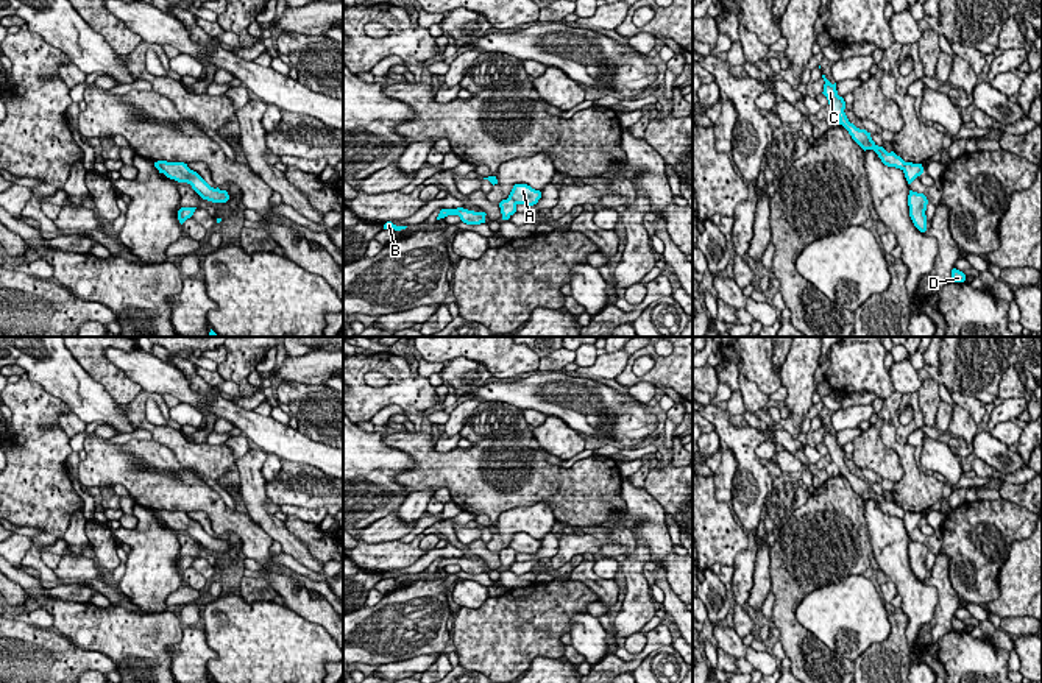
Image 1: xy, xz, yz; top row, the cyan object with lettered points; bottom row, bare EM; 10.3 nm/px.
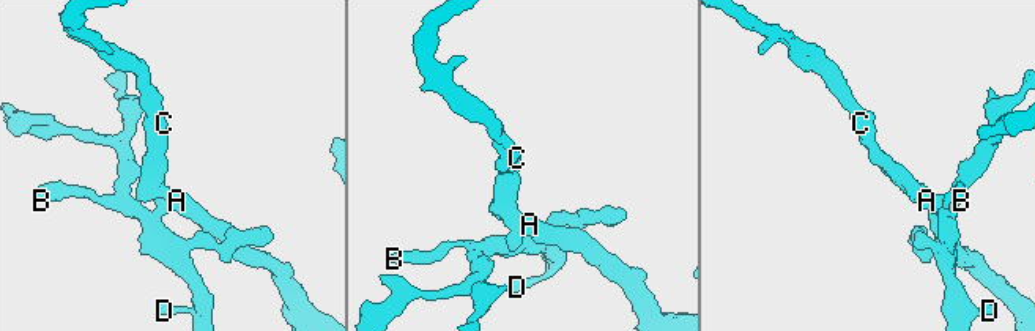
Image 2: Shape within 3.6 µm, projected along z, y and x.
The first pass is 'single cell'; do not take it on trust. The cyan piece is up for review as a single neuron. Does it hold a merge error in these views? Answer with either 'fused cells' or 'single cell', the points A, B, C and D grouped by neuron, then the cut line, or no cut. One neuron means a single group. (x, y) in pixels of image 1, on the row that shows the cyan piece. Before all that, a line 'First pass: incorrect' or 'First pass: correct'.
First pass: incorrect
fused cells | A C / B D | xz (509, 197), (517, 203)

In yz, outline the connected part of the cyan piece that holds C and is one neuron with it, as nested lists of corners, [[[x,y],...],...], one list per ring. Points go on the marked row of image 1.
[[[822,75],[825,84],[824,84],[824,95],[828,100],[828,104],[831,108],[831,112],[839,119],[839,125],[842,125],[849,134],[852,136],[852,139],[866,151],[866,150],[874,150],[878,157],[881,159],[881,162],[888,167],[895,167],[903,170],[905,168],[905,161],[897,156],[894,151],[888,153],[883,147],[878,147],[872,137],[870,133],[867,133],[866,129],[859,129],[856,128],[853,123],[849,122],[844,109],[845,109],[845,101],[842,97],[838,95],[836,90],[836,83],[831,84],[825,75]]]

